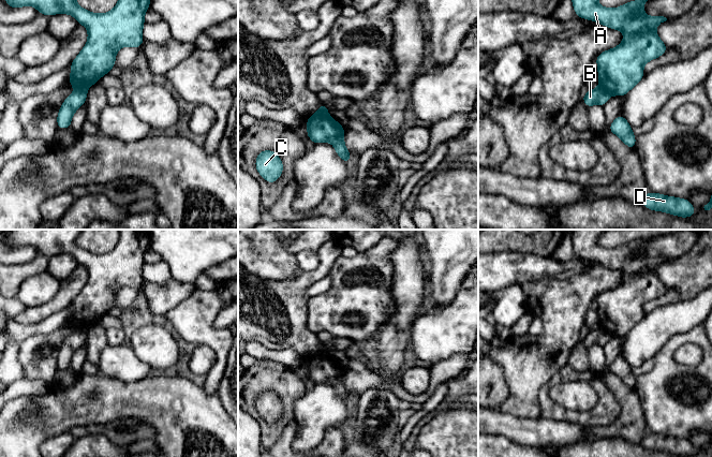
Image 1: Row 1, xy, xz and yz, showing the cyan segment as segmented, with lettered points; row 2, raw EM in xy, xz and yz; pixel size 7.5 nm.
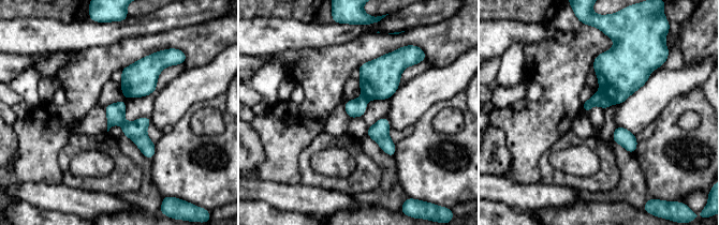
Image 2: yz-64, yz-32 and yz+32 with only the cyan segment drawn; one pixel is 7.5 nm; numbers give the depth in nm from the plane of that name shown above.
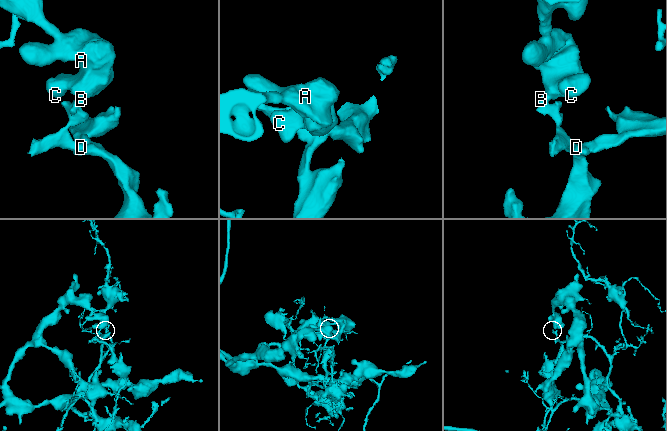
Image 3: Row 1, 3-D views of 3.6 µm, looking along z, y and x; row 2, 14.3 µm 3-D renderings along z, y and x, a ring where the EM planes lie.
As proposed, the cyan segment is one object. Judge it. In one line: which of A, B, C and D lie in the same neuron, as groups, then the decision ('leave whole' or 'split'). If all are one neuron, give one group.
A C / B D | split

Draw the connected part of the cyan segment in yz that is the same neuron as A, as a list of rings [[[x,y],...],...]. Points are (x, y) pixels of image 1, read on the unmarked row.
[[[574,230],[569,234],[574,251],[579,259],[593,261],[624,274],[624,280],[617,288],[600,293],[595,299],[598,306],[599,327],[610,336],[624,337],[644,316],[643,306],[667,292],[667,286],[655,272],[656,267],[666,262],[667,259],[648,256],[643,253],[643,247],[651,238],[629,241],[615,249],[603,248],[597,240],[606,231],[608,230]]]

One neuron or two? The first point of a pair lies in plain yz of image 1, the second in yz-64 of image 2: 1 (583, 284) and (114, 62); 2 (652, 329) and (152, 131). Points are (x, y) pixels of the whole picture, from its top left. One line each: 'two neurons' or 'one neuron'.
1: one neuron
2: two neurons

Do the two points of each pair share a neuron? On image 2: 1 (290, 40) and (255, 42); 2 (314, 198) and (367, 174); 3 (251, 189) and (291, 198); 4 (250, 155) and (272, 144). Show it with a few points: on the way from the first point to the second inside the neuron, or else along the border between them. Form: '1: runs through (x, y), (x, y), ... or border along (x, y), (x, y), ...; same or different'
1: runs through (281, 40), (264, 40); same
2: border along (307, 184), (338, 190), (351, 196); different
3: runs through (261, 190), (281, 196); same
4: border along (252, 125), (264, 153), (255, 171); different

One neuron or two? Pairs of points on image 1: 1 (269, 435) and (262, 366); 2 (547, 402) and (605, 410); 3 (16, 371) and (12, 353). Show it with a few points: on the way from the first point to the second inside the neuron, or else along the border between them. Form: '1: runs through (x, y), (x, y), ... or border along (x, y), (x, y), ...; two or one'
1: runs through (257, 417), (250, 409), (251, 383); one
2: runs through (561, 414), (591, 416); one
3: runs through (12, 367), (12, 357); one

